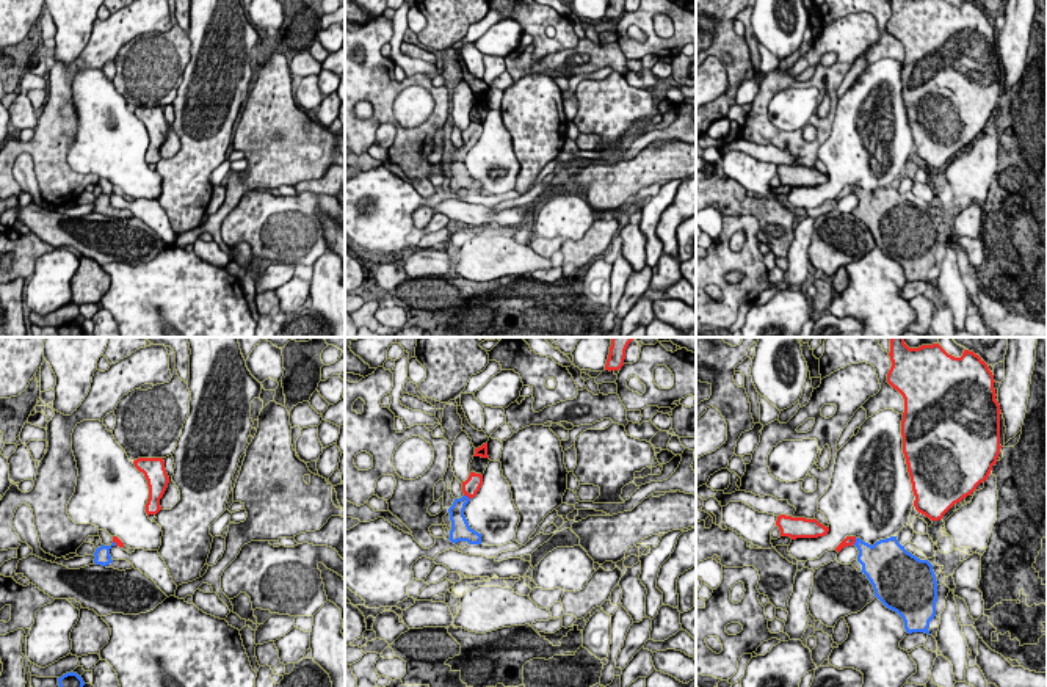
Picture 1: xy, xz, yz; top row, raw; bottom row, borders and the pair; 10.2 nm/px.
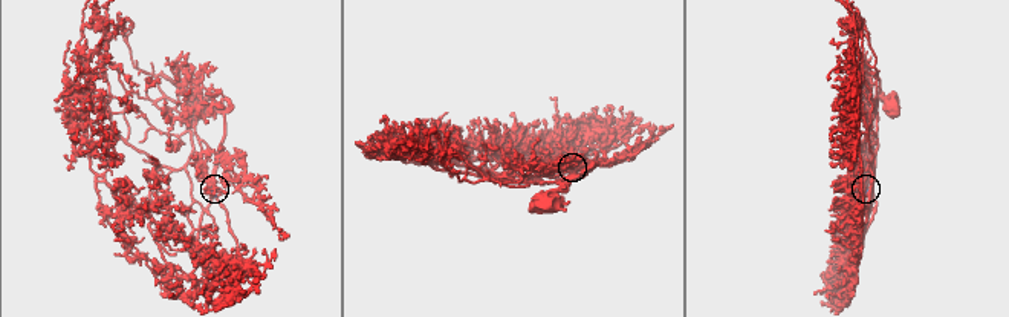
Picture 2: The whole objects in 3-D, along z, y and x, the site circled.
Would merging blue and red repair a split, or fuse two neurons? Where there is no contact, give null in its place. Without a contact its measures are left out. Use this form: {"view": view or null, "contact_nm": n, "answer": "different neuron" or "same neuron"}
{"view": "xz", "contact_nm": 80, "answer": "same neuron"}

